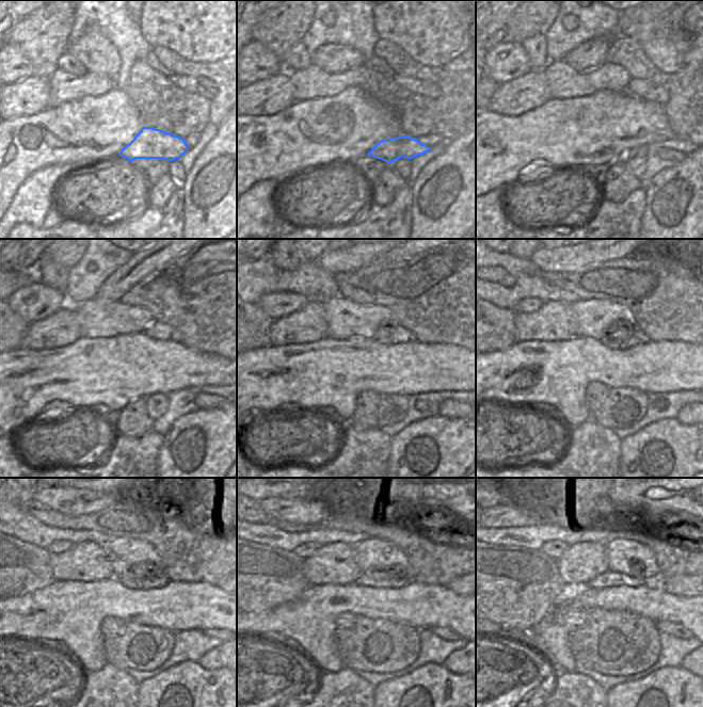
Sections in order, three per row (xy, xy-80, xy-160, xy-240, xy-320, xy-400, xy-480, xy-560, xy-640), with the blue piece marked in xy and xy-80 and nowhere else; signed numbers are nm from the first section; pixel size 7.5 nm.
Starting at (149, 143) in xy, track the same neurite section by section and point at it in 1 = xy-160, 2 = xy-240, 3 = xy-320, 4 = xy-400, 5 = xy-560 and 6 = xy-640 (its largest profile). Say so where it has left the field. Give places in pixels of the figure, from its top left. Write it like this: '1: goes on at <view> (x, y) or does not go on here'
1: goes on at xy-160 (667, 154)
2: goes on at xy-240 (205, 401)
3: goes on at xy-320 (450, 408)
4: goes on at xy-400 (692, 414)
5: goes on at xy-560 (453, 663)
6: goes on at xy-640 (692, 662)

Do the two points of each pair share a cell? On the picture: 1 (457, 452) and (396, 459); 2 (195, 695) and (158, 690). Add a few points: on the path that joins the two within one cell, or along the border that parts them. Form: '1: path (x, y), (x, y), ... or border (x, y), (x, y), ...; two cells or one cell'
1: path (441, 444), (427, 433), (418, 433), (406, 443); one cell
2: path (187, 686), (178, 681), (168, 685); one cell

